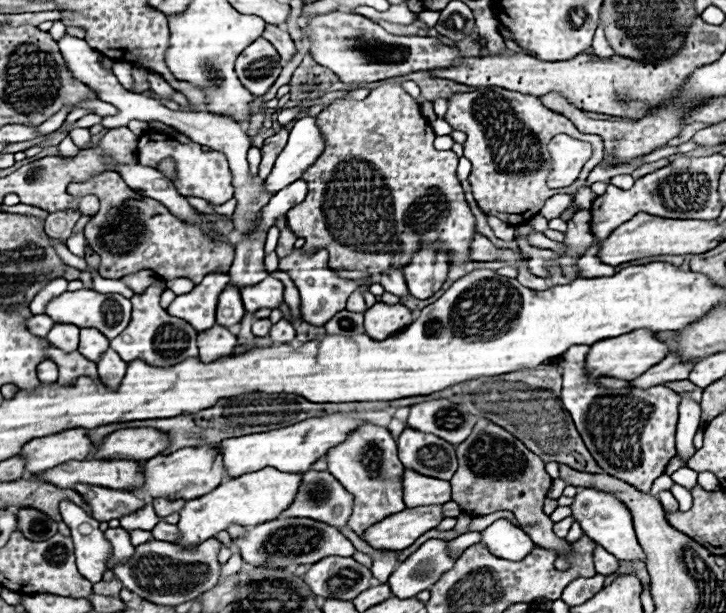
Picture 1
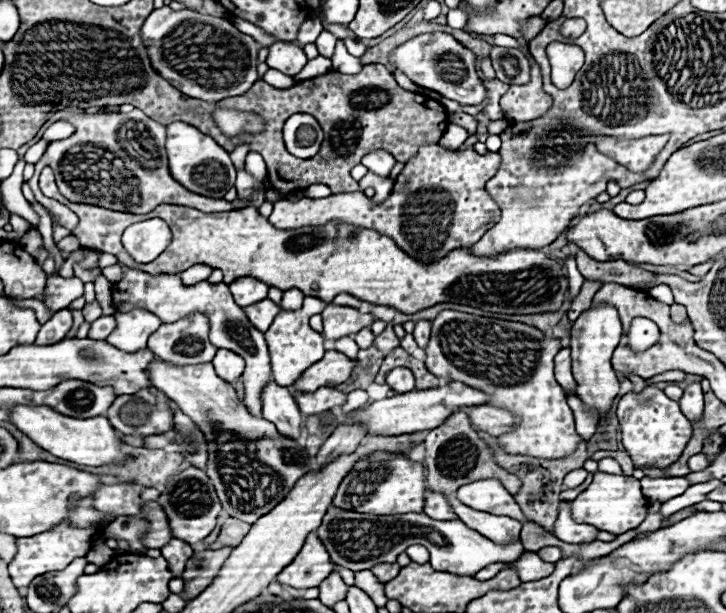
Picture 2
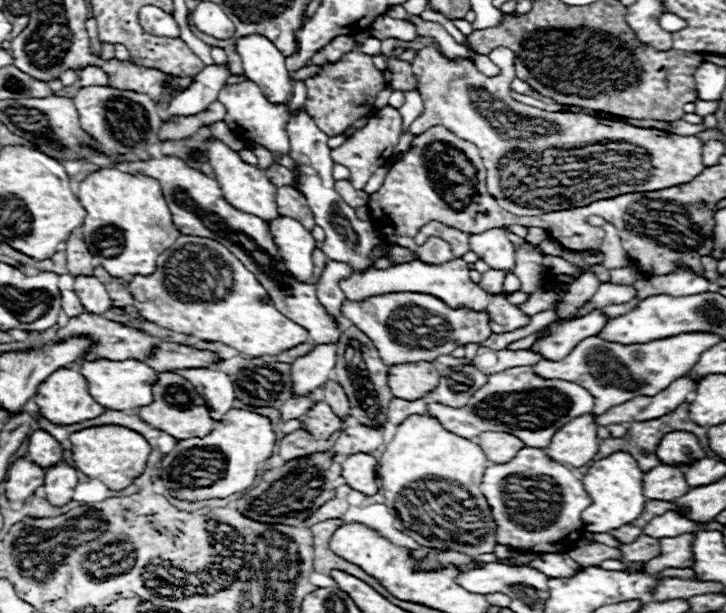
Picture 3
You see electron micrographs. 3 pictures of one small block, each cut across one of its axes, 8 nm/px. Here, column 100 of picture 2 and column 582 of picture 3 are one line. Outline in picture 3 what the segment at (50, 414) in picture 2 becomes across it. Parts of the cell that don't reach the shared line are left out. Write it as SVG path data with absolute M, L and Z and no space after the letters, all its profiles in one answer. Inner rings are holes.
M580 416L570 420L552 436L552 442L544 448L550 460L562 462L568 466L584 466L598 452L596 424L592 416Z

